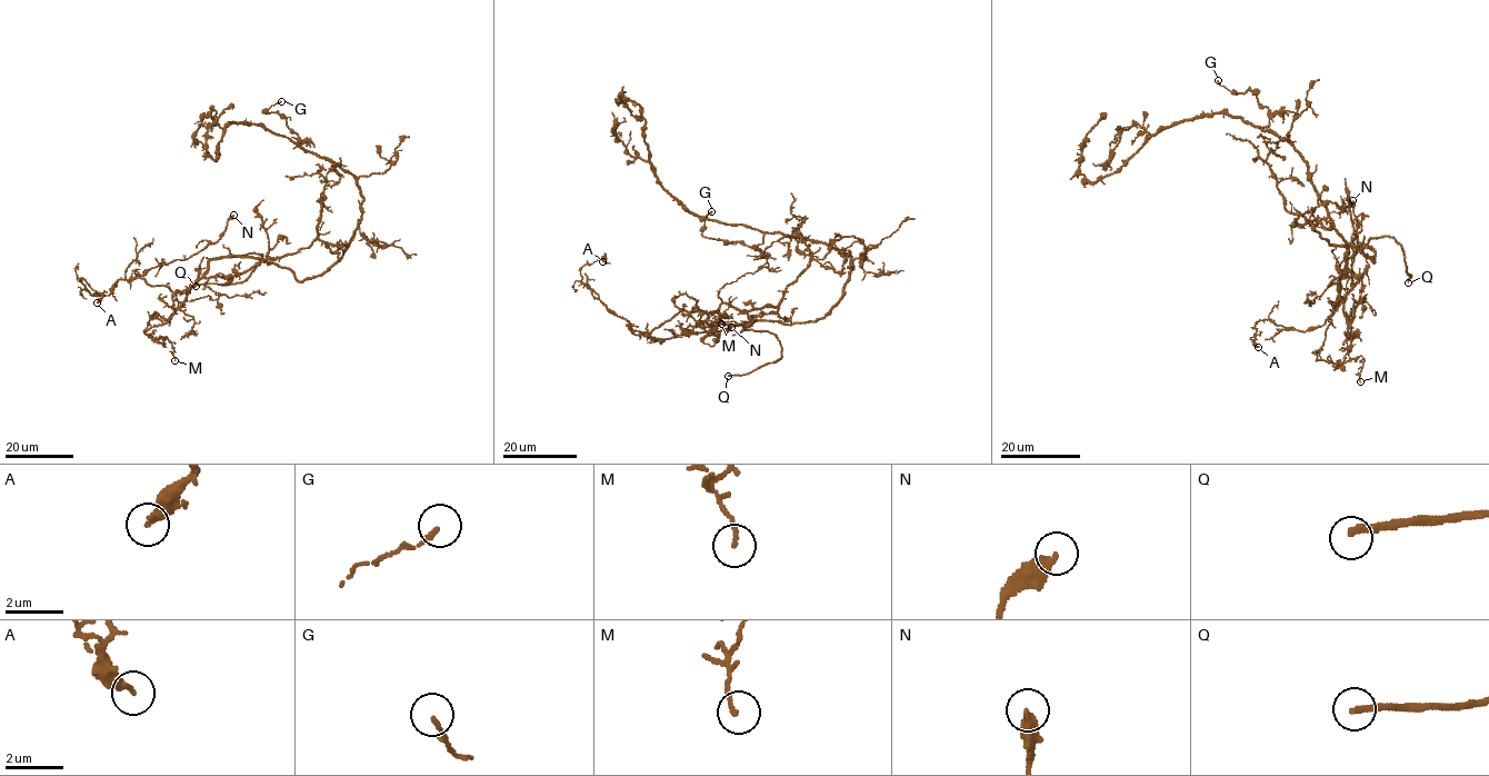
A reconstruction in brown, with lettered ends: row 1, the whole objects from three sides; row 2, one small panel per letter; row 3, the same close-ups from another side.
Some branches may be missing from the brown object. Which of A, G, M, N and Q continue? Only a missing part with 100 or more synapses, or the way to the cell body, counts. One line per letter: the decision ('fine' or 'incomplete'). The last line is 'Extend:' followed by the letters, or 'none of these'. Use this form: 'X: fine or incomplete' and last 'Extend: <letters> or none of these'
A: fine
G: fine
M: fine
N: fine
Q: incomplete
Extend: Q

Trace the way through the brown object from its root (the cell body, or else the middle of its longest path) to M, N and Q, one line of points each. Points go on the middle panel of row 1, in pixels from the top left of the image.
M: (848, 279), (823, 317), (793, 324), (723, 324), (672, 299), (707, 331), (721, 324)
N: (848, 279), (841, 299), (818, 320), (728, 325), (716, 311), (682, 310), (650, 335), (663, 340), (731, 327)
Q: (848, 279), (841, 299), (818, 320), (750, 320), (745, 328), (772, 332), (782, 355), (747, 374), (728, 376)

